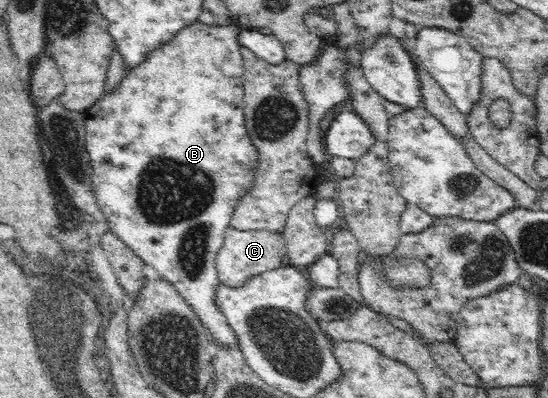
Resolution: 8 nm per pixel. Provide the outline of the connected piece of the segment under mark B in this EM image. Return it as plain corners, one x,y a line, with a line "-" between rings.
194,22
181,29
171,41
166,42
161,49
149,53
149,57
141,65
131,66
121,81
121,87
113,89
111,93
102,95
97,106
91,106
84,112
85,130
87,130
87,150
93,160
93,184
97,192
97,200
101,210
109,218
109,227
112,233
121,238
125,246
129,246
146,265
151,265
165,277
166,281
173,284
175,289
186,300
186,303
197,313
201,323
207,328
208,336
219,347
237,348
237,335
228,325
223,314
218,309
216,289
218,283
217,266
215,257
225,239
225,230
231,226
233,211
241,197
253,186
253,171
257,166
257,147
249,136
249,128
245,127
245,105
242,104
245,95
245,64
242,63
241,45
238,42
240,26
236,24
221,26
203,25

